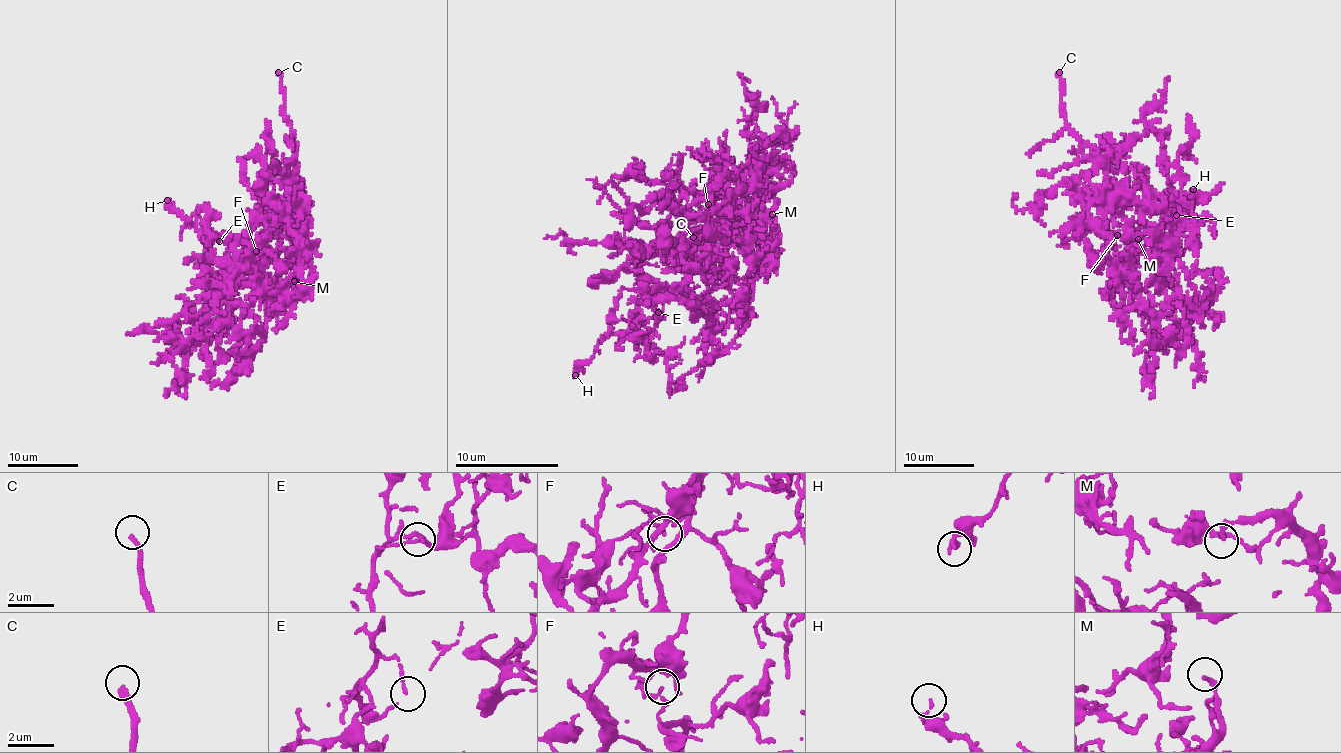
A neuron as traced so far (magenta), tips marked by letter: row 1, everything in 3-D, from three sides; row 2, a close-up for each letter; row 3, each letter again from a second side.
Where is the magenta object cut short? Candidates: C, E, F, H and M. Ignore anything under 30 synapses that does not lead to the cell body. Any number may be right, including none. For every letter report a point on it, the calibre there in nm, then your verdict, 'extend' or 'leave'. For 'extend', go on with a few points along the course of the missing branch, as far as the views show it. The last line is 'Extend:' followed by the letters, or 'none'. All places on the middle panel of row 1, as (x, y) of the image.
C: place (693, 237); calibre 200 nm; extend; course (693, 237), (686, 251), (675, 242), (712, 170), (743, 159), (772, 130), (810, 167), (828, 141), (828, 120)
E: place (658, 312); calibre 130 nm; leave
F: place (708, 204); calibre 130 nm; leave
H: place (575, 375); calibre 140 nm; leave
M: place (772, 214); calibre 240 nm; leave
Extend: C

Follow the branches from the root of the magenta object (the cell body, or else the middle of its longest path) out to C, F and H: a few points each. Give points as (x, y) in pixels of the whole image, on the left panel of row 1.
C: (286, 213), (284, 196), (291, 186), (286, 165), (296, 144), (283, 114), (278, 72)
F: (286, 213), (280, 214), (278, 222), (263, 240), (251, 245), (256, 251)
H: (286, 213), (280, 214), (256, 252), (251, 268), (217, 276), (206, 266), (210, 234), (200, 236), (167, 200)

